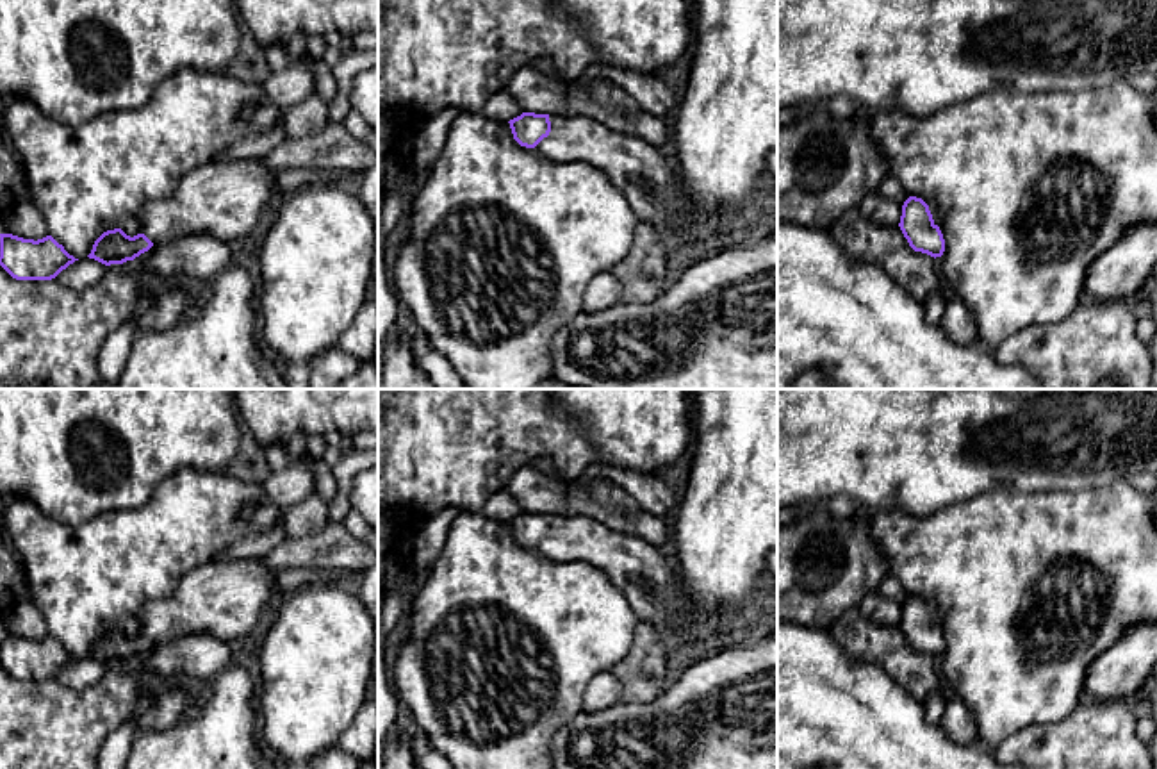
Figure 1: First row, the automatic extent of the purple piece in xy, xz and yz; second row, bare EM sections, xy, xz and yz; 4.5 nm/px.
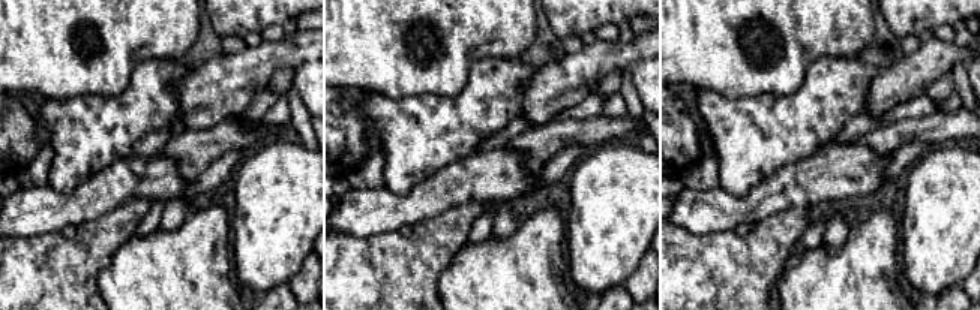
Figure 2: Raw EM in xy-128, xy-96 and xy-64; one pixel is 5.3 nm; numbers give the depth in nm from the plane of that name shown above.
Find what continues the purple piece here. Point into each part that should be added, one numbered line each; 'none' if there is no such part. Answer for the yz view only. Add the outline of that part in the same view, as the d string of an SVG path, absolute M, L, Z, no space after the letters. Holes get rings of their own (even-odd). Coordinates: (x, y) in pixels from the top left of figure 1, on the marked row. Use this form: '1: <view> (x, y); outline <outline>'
1: yz (936, 214); outline M923 198L923 202L929 205L929 211L931 211L931 214L932 214L934 225L938 225L940 230L943 232L943 228L941 228L943 214L941 214L938 203L932 202L932 200L925 200L925 198Z

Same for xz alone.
1: xz (637, 168); outline M549 116L551 132L535 150L546 159L556 162L588 162L603 170L611 184L620 191L640 223L645 223L663 234L676 246L685 246L690 241L702 237L717 225L708 225L681 193L677 170L672 170L654 146L636 136L619 134L588 116Z

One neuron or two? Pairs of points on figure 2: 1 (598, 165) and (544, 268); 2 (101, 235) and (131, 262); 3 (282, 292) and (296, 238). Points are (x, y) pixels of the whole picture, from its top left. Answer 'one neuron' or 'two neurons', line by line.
1: two neurons
2: two neurons
3: two neurons

